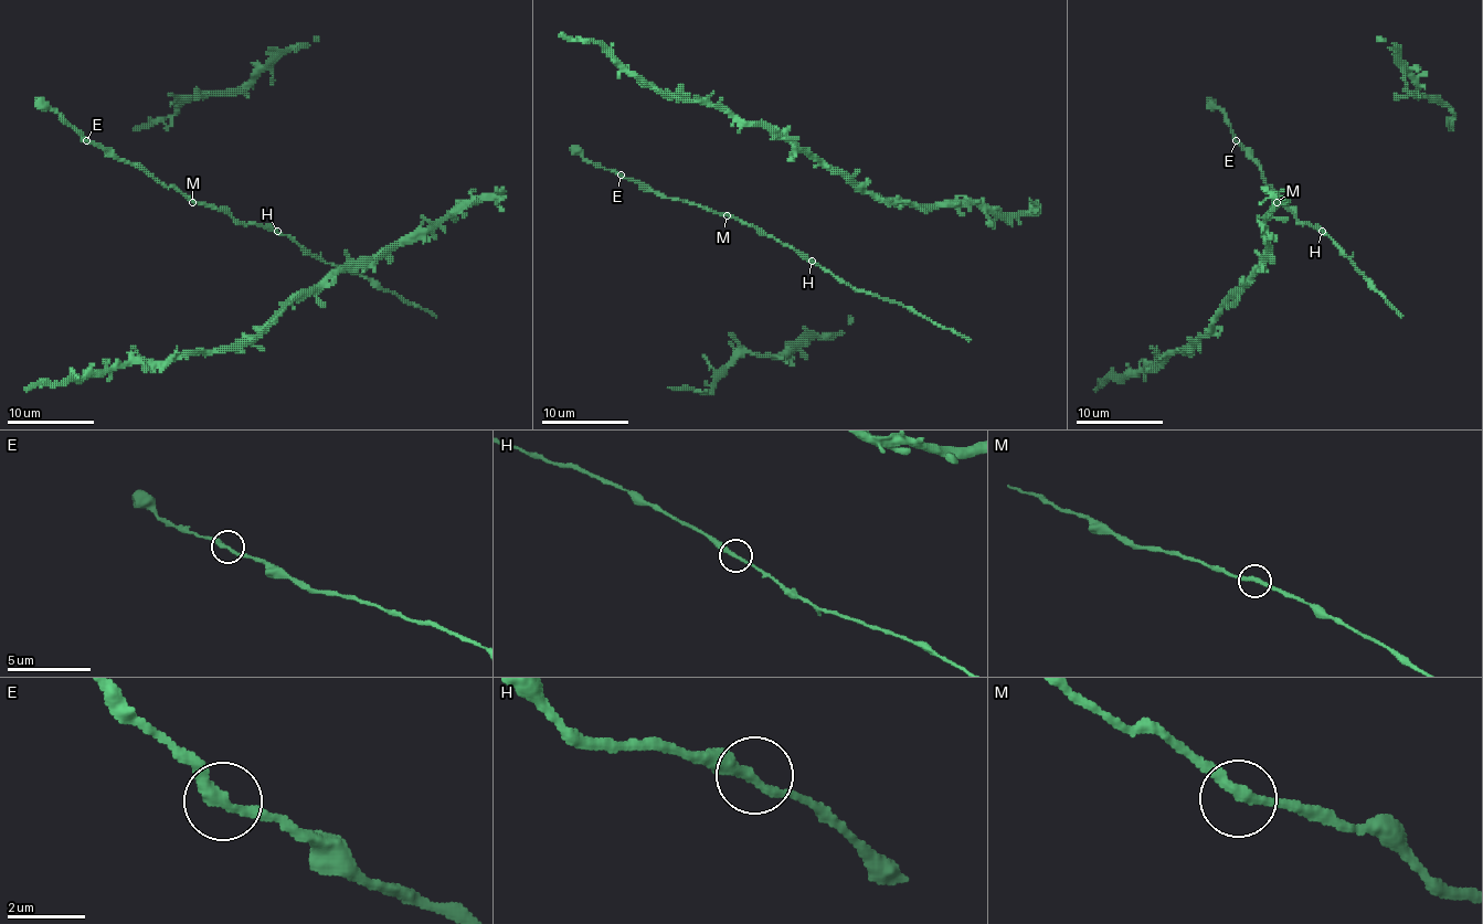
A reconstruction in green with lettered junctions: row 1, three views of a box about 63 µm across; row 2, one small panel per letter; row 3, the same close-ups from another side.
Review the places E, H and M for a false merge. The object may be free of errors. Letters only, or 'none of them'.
none of them

